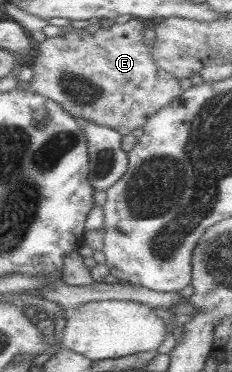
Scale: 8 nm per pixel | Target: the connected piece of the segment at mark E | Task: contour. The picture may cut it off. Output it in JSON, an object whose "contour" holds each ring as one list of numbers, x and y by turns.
{"contour":[[131,18,91,34,64,29,63,35,34,42,33,55,23,61,33,71,28,90,57,103,76,120,130,134,183,92,179,80,153,62,141,32,148,25]]}

